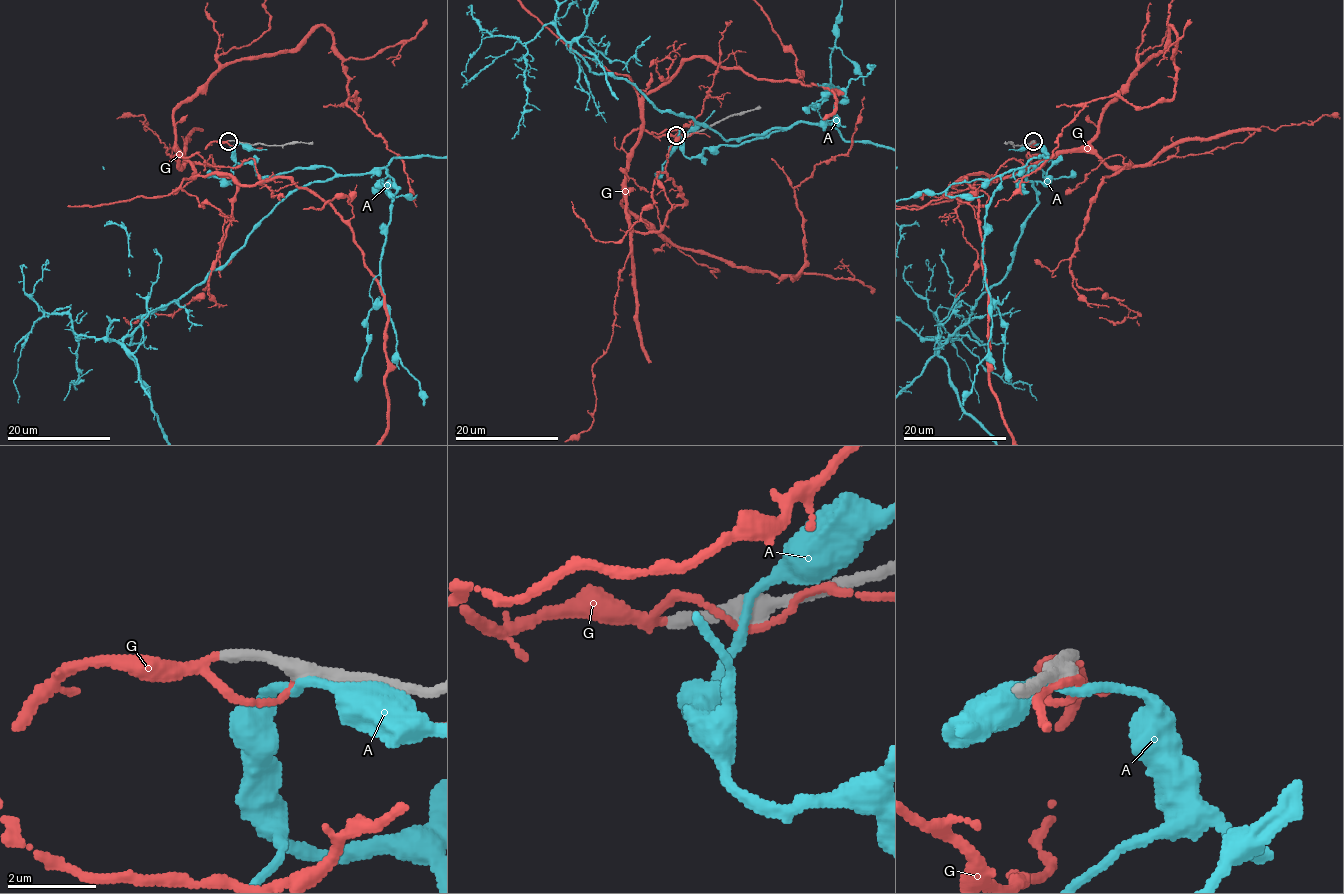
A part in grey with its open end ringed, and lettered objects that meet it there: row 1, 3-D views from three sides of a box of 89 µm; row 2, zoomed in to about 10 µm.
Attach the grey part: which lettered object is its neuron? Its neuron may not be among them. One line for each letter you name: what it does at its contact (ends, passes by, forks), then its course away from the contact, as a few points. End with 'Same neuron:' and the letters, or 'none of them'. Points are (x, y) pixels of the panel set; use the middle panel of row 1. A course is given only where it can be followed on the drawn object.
G: it passes by
Same neuron: G

